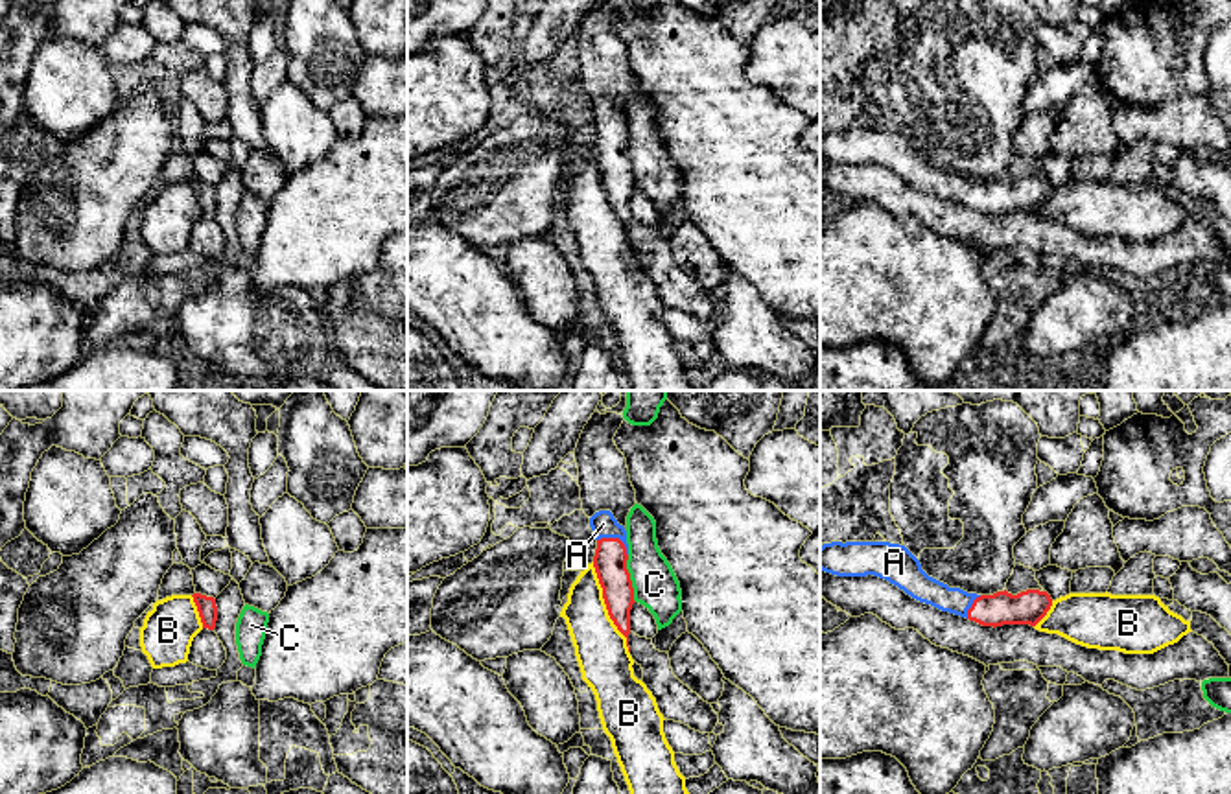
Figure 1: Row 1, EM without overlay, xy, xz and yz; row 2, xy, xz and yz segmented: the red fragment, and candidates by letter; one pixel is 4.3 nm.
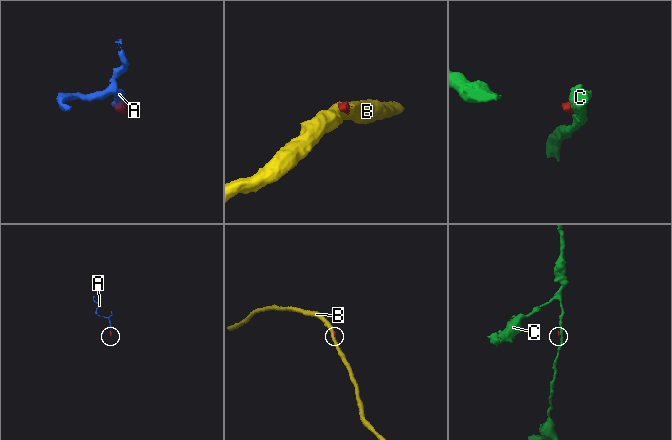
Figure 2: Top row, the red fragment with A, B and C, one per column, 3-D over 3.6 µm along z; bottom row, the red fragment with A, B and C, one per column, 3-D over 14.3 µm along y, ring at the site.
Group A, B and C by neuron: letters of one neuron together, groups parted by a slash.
A / B / C

